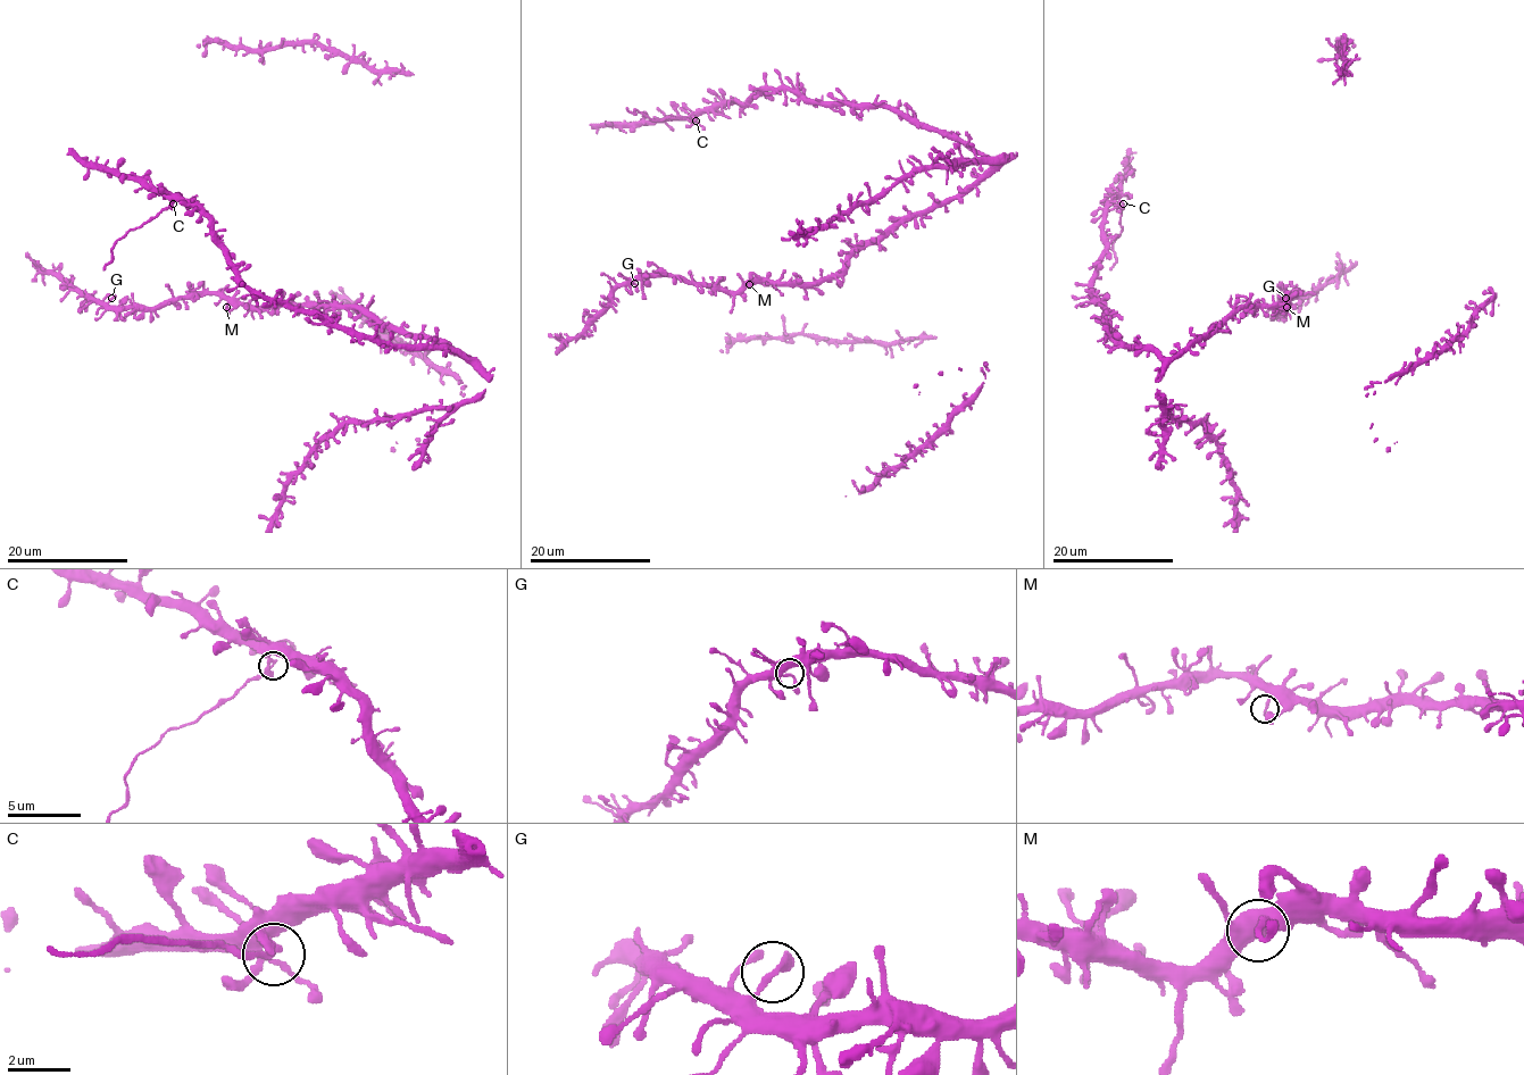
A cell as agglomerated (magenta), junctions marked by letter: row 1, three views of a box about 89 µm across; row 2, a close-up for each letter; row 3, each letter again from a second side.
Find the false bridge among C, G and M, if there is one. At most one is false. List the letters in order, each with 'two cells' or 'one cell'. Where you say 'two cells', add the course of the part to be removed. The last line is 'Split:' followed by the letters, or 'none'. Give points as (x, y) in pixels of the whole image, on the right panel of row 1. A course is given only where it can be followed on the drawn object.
C: two cells; foreign part runs (1122, 202), (1119, 221), (1122, 230), (1114, 242), (1116, 260), (1110, 269)
G: one cell
M: one cell
Split: C

